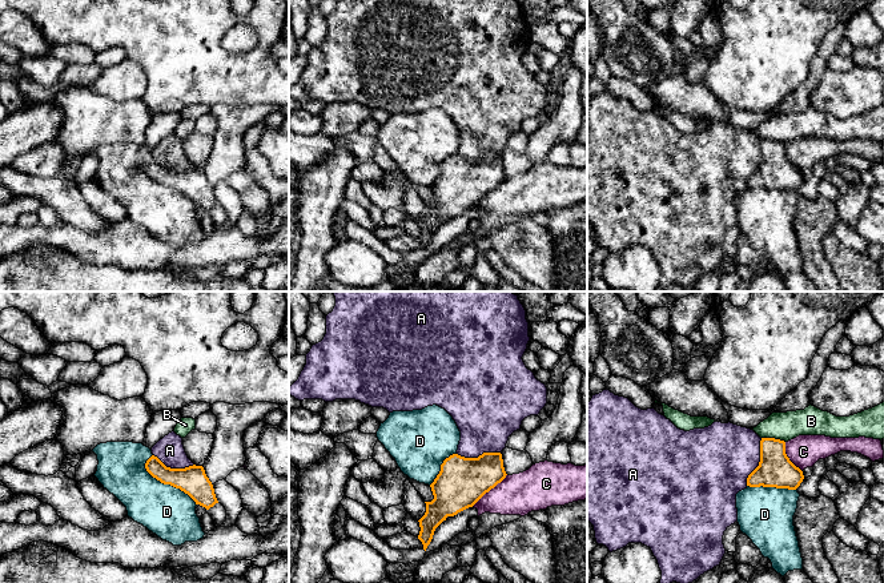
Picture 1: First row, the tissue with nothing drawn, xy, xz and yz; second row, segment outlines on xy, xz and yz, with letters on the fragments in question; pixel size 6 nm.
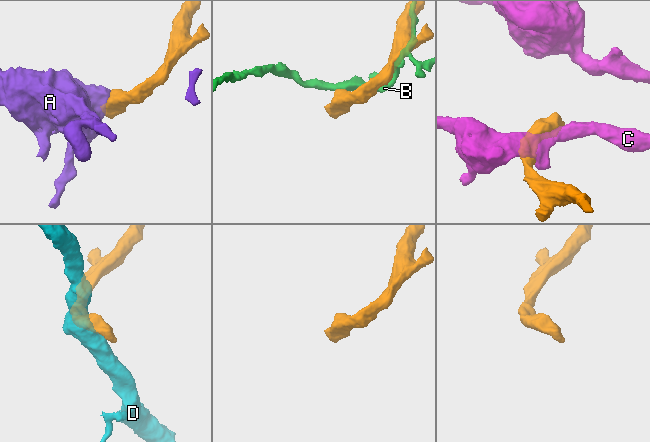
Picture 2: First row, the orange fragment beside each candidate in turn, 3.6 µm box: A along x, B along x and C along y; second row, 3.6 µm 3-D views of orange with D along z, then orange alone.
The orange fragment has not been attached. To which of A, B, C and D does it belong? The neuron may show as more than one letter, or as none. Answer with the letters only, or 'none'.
none

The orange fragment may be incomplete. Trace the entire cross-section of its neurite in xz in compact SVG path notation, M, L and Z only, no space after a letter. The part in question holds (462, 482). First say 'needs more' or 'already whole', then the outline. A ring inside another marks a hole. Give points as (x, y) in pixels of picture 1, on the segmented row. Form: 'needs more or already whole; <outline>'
already whole; M483 453L478 458L453 454L443 461L441 471L430 485L434 499L418 520L418 539L426 551L435 528L458 512L473 507L486 492L506 478L501 453Z

